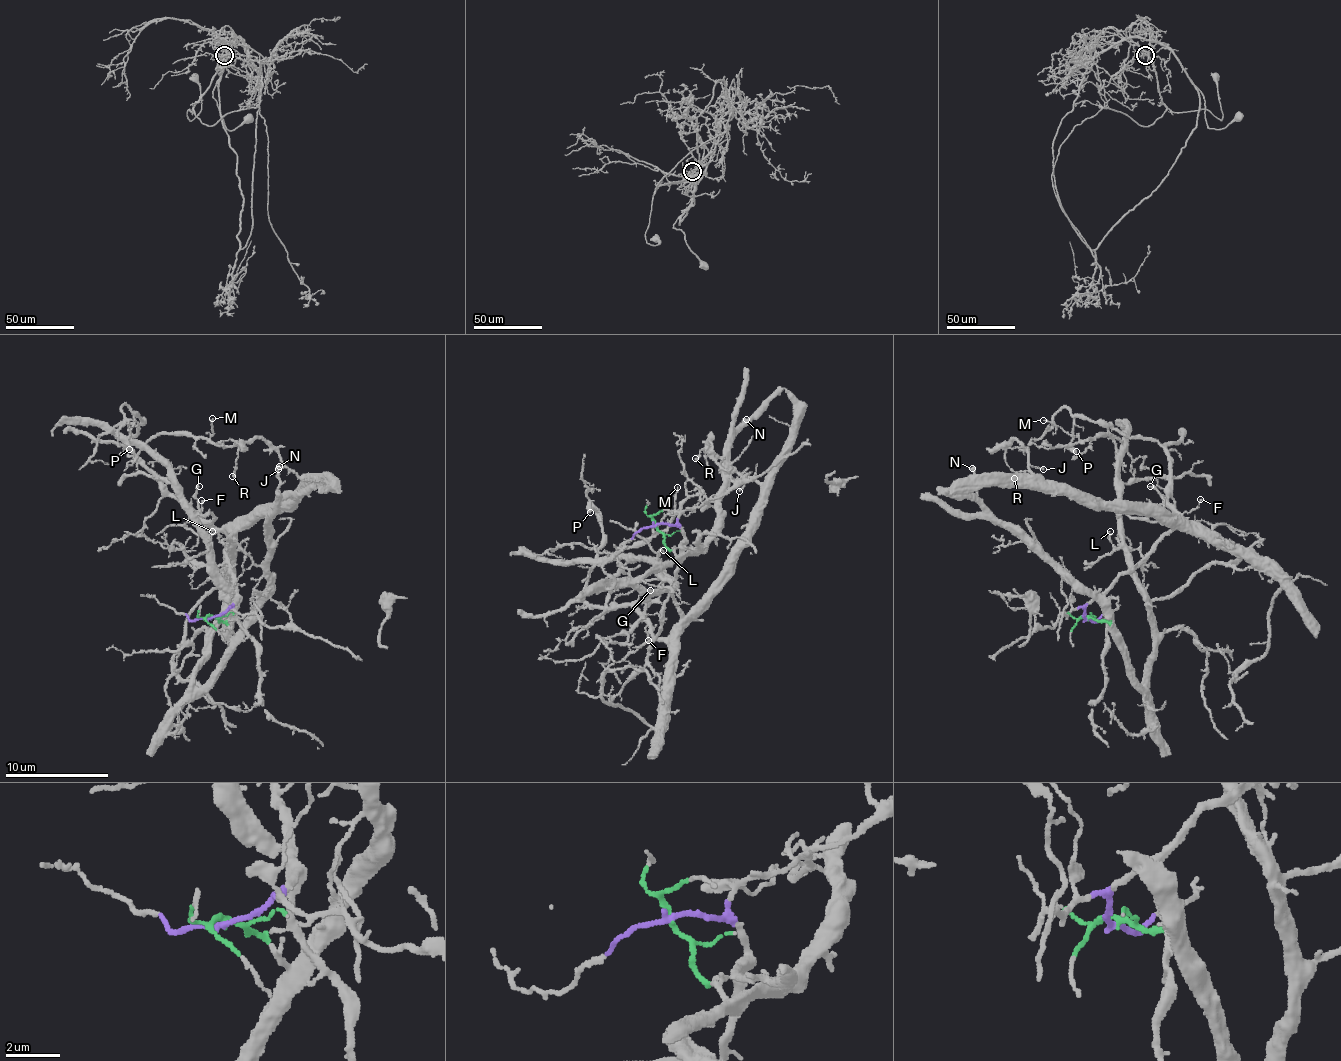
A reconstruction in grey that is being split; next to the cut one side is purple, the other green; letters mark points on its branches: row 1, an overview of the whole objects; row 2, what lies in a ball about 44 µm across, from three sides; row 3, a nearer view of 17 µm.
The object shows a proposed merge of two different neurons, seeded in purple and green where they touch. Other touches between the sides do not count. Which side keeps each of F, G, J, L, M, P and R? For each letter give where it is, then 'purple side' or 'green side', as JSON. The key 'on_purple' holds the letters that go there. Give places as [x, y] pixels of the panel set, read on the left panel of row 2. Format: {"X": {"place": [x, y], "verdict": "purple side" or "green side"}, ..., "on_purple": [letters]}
{"F": {"place": [201, 500], "verdict": "purple side"}, "G": {"place": [199, 486], "verdict": "green side"}, "J": {"place": [278, 469], "verdict": "purple side"}, "L": {"place": [212, 531], "verdict": "green side"}, "M": {"place": [212, 418], "verdict": "green side"}, "P": {"place": [129, 449], "verdict": "purple side"}, "R": {"place": [232, 476], "verdict": "purple side"}, "on_purple": ["F", "J", "P", "R"]}

